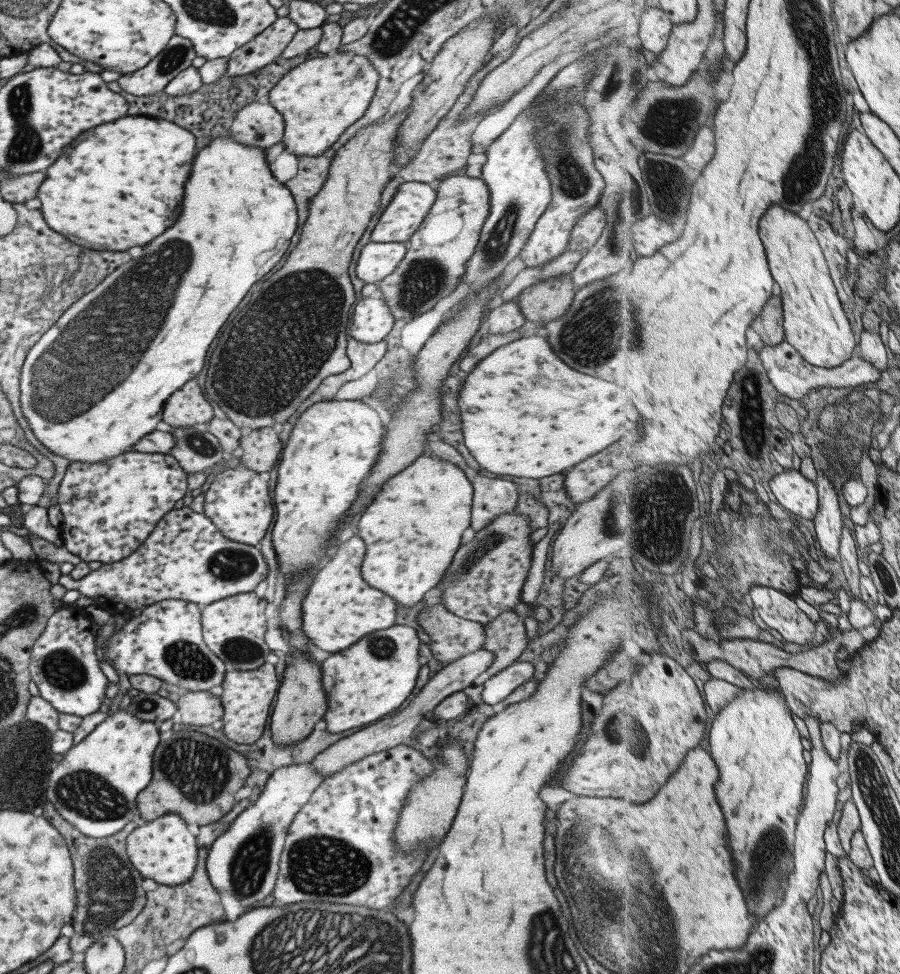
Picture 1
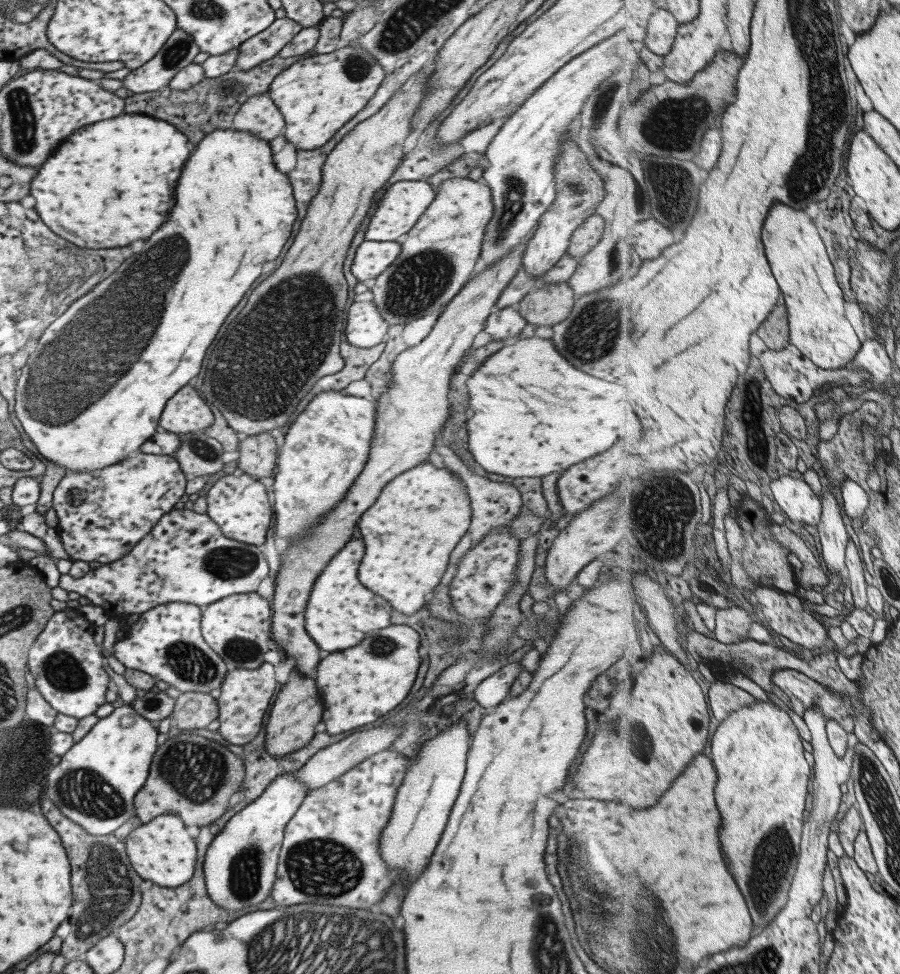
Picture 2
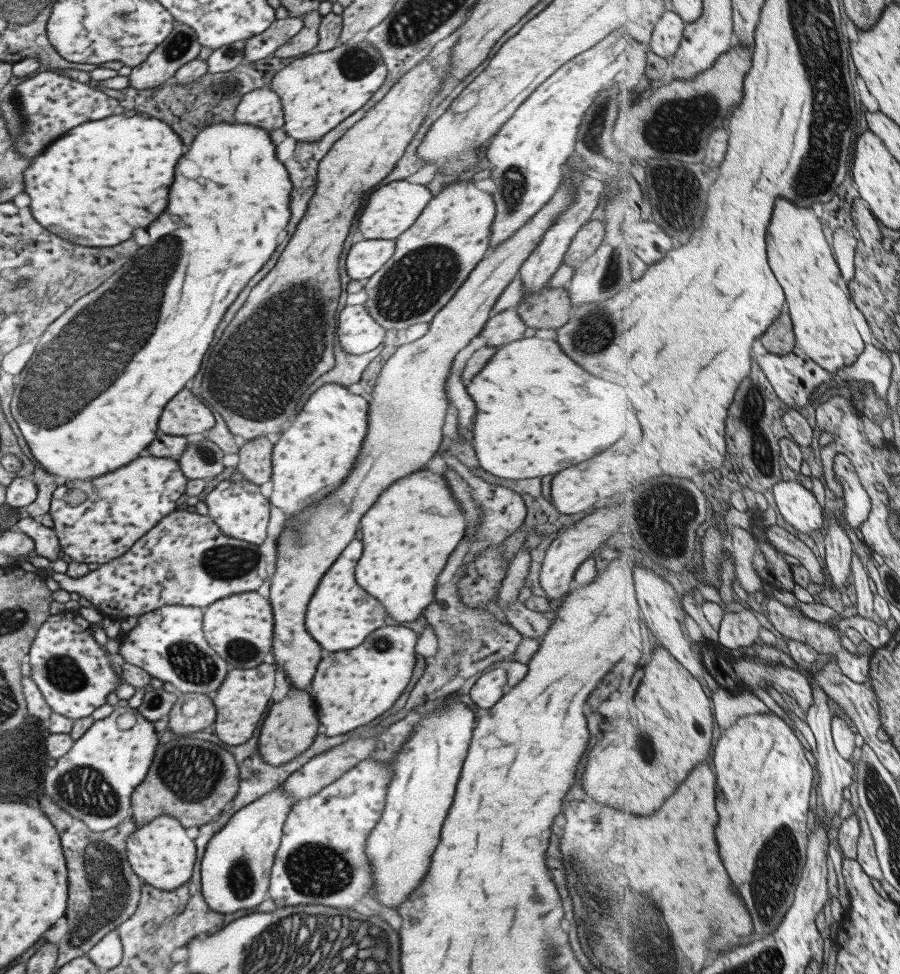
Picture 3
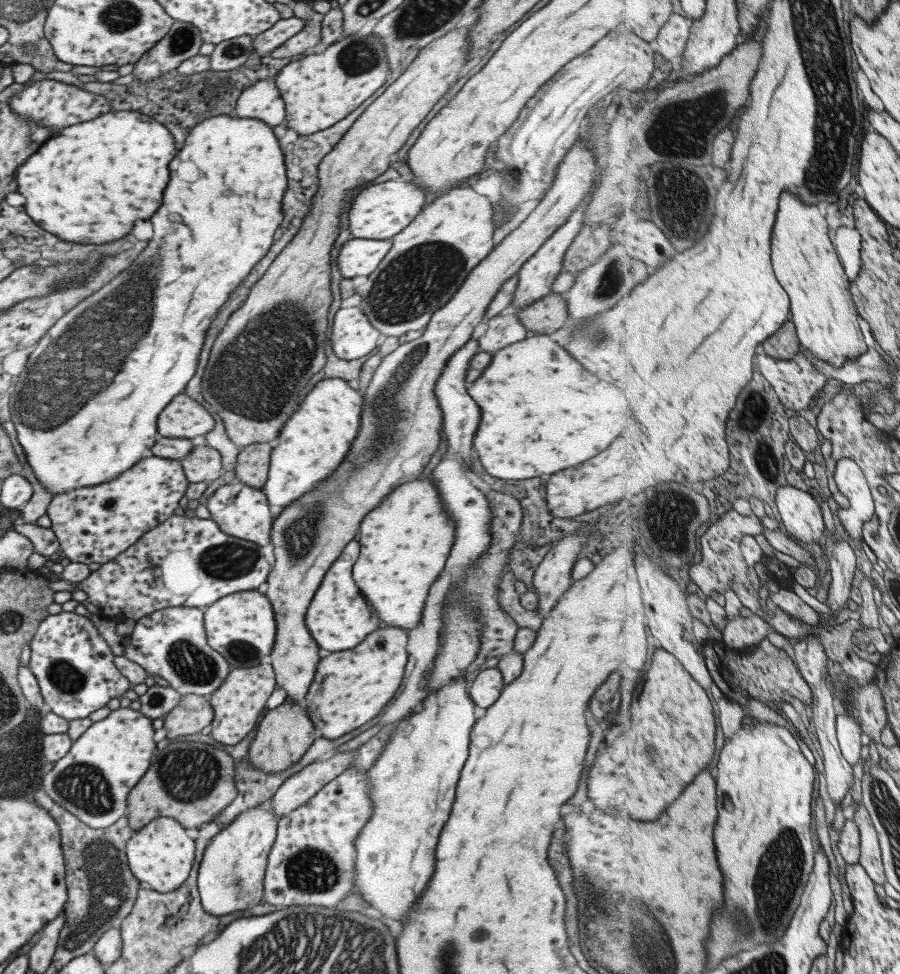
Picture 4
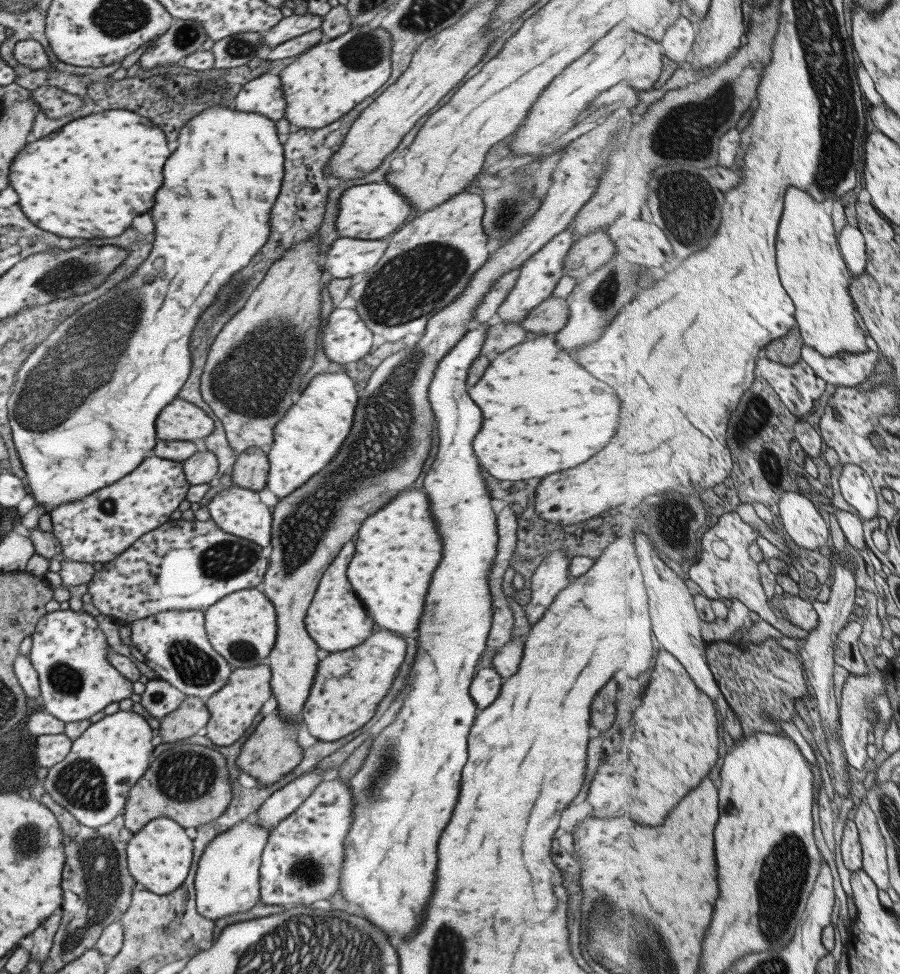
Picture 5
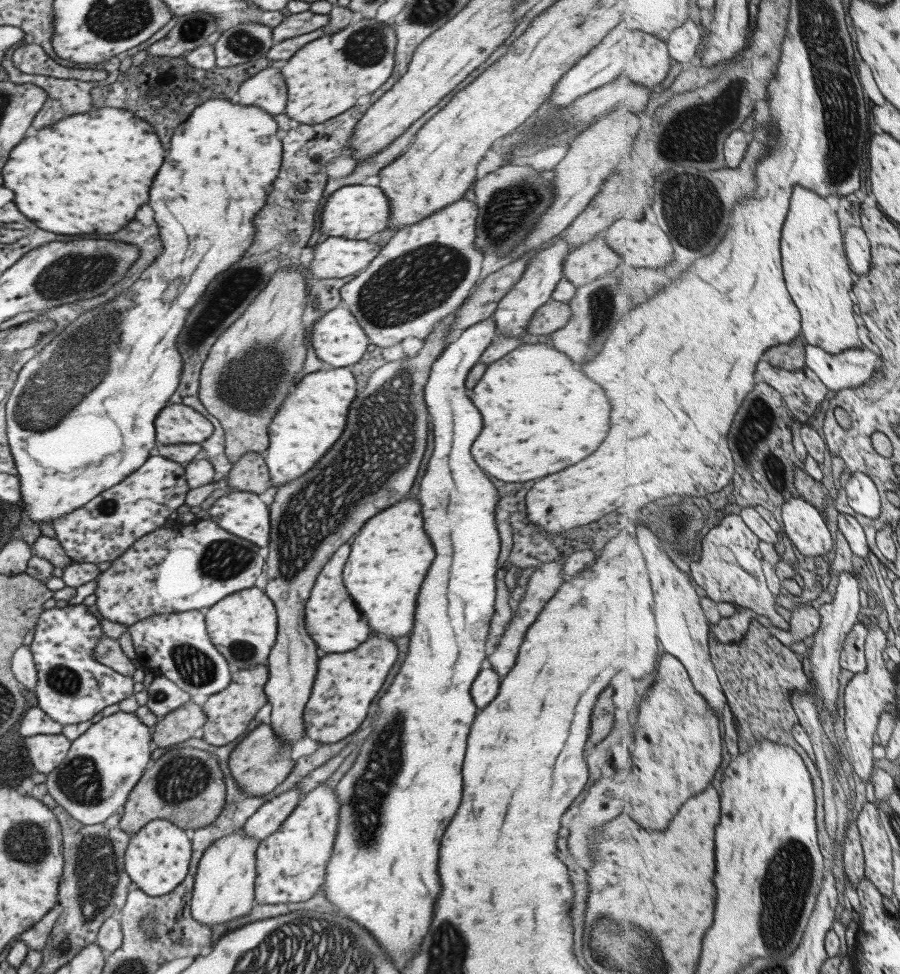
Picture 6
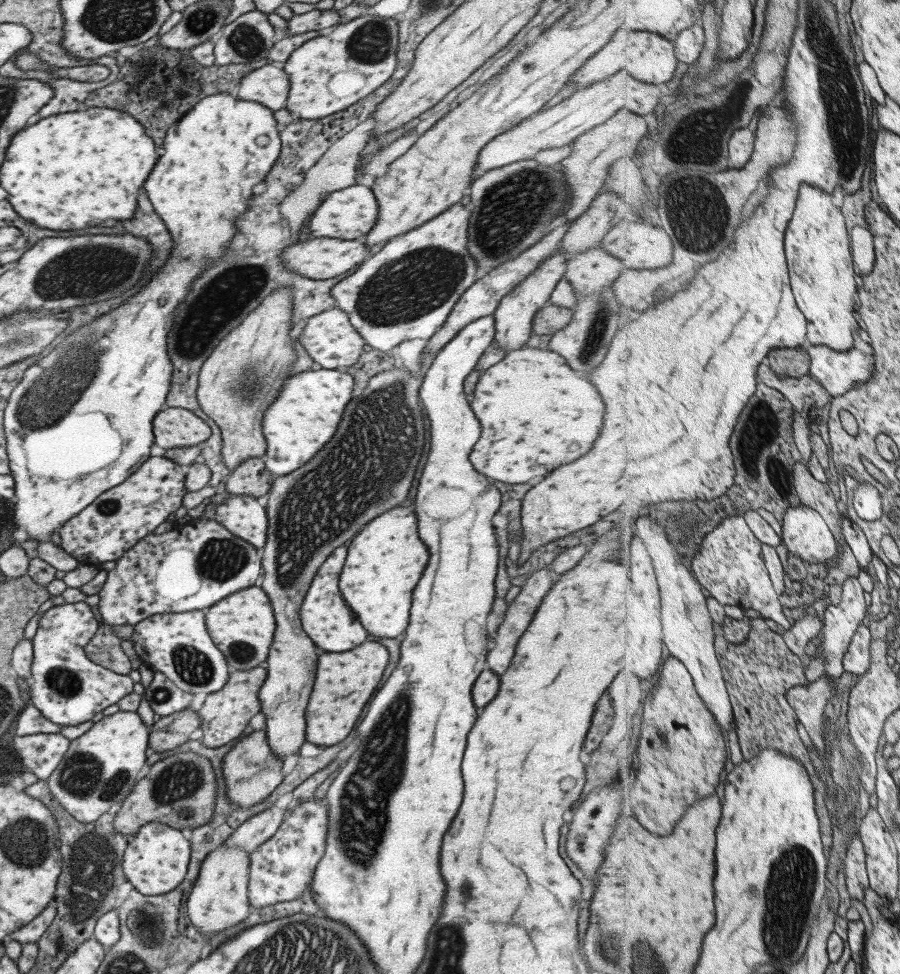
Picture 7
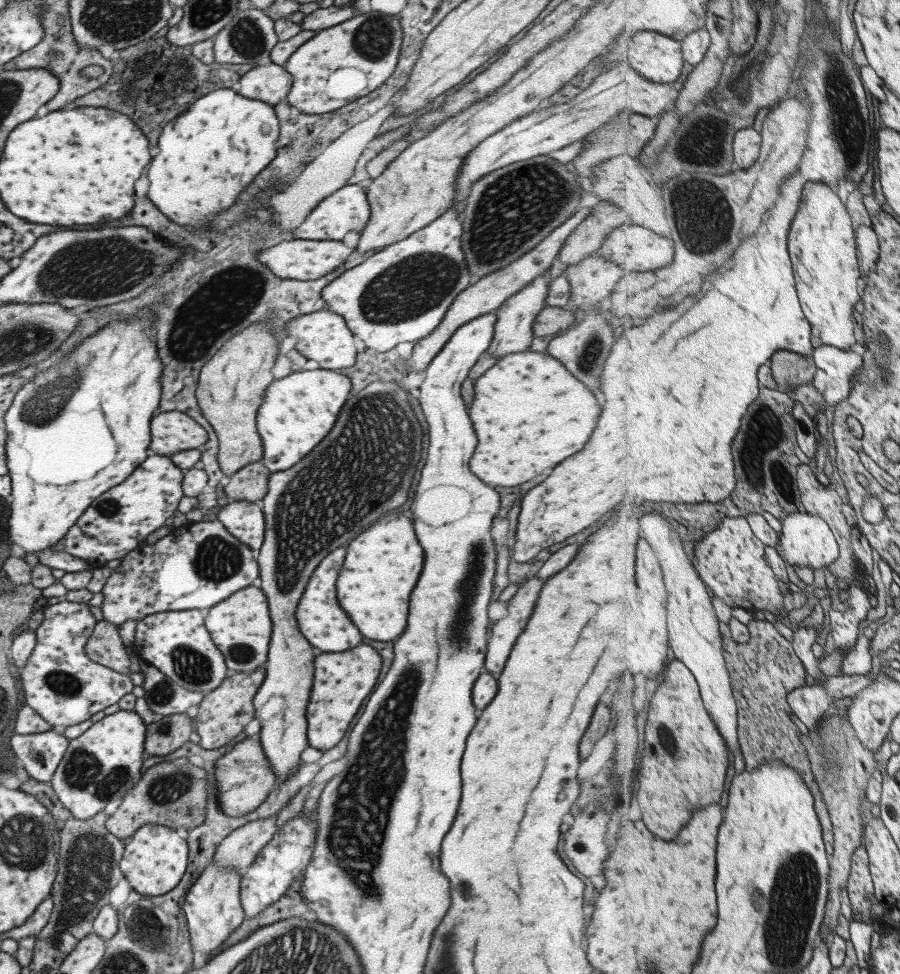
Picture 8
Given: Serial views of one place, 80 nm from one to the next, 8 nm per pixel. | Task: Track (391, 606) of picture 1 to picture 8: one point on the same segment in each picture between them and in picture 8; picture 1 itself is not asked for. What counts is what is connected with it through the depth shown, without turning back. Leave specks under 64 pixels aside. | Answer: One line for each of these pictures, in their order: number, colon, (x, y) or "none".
2: (340, 612)
3: (339, 616)
4: (338, 618)
5: (335, 619)
6: (331, 620)
7: (329, 623)
8: (319, 619)

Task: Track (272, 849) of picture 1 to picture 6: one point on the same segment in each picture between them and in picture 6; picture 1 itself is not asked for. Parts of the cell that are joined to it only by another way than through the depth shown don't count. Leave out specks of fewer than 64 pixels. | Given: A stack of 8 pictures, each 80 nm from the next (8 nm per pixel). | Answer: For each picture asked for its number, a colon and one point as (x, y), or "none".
2: (239, 865)
3: (234, 870)
4: (231, 870)
5: (226, 880)
6: (222, 890)

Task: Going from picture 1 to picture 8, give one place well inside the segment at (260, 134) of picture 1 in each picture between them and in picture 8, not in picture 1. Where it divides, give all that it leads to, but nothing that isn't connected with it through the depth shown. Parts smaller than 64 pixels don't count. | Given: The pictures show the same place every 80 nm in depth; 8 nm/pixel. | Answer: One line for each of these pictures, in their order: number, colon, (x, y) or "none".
2: (257, 114)
3: (261, 107)
4: (261, 100)
5: (263, 95)
6: (266, 89)
7: (268, 85)
8: (268, 82)

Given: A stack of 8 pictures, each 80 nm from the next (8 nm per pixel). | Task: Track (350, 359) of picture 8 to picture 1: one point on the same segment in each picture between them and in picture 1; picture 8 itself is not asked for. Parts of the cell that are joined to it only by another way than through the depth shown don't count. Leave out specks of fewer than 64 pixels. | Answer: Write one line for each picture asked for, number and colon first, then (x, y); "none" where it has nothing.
1: (370, 323)
2: (364, 328)
3: (357, 333)
4: (352, 337)
5: (345, 339)
6: (336, 339)
7: (327, 338)

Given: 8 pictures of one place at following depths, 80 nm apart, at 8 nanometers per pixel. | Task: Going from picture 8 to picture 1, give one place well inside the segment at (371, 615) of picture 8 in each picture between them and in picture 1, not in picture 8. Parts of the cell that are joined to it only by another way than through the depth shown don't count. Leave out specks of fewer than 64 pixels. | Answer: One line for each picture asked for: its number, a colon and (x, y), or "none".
1: (413, 527)
2: (419, 516)
3: (407, 534)
4: (403, 543)
5: (396, 549)
6: (389, 556)
7: (384, 561)

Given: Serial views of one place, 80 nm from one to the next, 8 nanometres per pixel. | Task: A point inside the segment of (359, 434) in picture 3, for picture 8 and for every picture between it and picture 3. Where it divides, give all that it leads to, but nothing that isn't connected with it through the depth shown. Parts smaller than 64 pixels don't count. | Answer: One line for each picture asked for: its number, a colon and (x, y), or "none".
4: (312, 441)
5: (305, 438)
6: (311, 418)
7: (305, 414)
8: (297, 411)

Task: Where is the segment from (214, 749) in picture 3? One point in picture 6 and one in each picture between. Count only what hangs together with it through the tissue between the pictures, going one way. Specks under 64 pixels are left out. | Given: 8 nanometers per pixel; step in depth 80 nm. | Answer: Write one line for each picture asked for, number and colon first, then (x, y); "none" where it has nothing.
4: (192, 782)
5: (189, 783)
6: (184, 785)

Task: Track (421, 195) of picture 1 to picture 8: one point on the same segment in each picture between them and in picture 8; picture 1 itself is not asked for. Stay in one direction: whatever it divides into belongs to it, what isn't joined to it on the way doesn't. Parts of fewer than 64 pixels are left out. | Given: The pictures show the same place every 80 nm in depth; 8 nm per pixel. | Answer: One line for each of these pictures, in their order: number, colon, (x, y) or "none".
2: (399, 207)
3: (386, 212)
4: (379, 211)
5: (370, 211)
6: (355, 211)
7: (348, 213)
8: (345, 209)

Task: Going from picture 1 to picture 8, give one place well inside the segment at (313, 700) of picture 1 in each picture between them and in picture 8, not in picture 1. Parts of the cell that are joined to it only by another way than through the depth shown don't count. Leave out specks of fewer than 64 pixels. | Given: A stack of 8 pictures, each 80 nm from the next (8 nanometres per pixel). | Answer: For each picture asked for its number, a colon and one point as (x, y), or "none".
2: (295, 711)
3: (290, 726)
4: (284, 733)
5: (271, 751)
6: (259, 762)
7: (250, 771)
8: (243, 777)

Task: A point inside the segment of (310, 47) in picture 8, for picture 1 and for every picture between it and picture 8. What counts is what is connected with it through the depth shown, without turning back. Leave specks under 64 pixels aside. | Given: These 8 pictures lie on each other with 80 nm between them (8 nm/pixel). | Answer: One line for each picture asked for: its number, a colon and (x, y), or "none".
1: (318, 98)
2: (316, 95)
3: (317, 91)
4: (318, 90)
5: (325, 81)
6: (325, 77)
7: (326, 74)

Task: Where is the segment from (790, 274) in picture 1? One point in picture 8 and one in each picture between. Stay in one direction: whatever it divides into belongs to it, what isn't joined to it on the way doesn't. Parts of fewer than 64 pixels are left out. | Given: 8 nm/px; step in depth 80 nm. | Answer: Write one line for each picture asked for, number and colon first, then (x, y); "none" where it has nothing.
2: (818, 324)
3: (818, 298)
4: (807, 263)
5: (812, 268)
6: (817, 268)
7: (818, 246)
8: (822, 243)

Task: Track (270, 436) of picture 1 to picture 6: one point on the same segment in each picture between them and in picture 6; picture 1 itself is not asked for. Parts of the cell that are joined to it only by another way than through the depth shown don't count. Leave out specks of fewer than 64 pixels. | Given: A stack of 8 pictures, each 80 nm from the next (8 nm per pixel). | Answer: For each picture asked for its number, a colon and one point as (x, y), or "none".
2: (257, 457)
3: (254, 465)
4: (252, 461)
5: (249, 471)
6: (249, 474)

